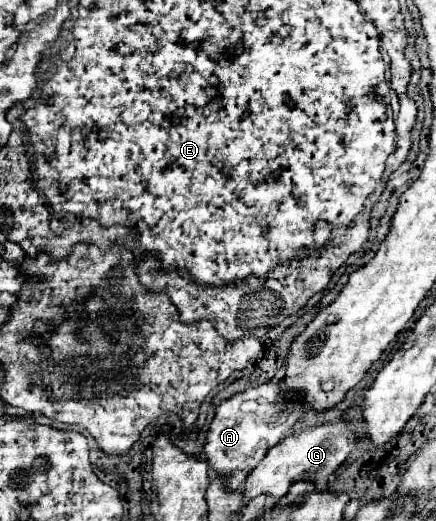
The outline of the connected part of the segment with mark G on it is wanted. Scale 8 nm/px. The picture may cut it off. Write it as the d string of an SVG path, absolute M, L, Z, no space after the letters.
M343 421L309 427L299 435L289 435L283 443L277 443L275 447L271 447L271 451L267 451L267 455L259 461L259 465L247 475L243 483L243 503L249 503L261 493L281 499L283 495L287 495L291 483L297 483L297 481L309 481L315 485L317 491L327 491L329 477L355 449L355 443L357 441L355 441L355 435L351 433L349 423L343 423Z

